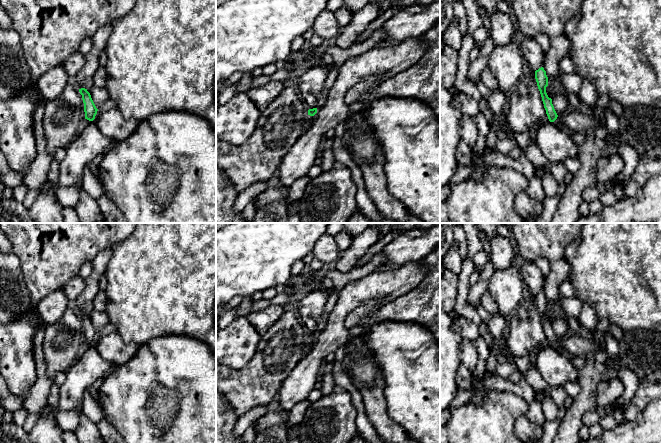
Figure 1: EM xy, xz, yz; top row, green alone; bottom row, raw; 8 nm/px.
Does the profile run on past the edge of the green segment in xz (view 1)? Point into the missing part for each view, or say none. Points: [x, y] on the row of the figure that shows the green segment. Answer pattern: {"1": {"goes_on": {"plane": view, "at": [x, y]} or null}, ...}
{"1": {"goes_on": null}}

